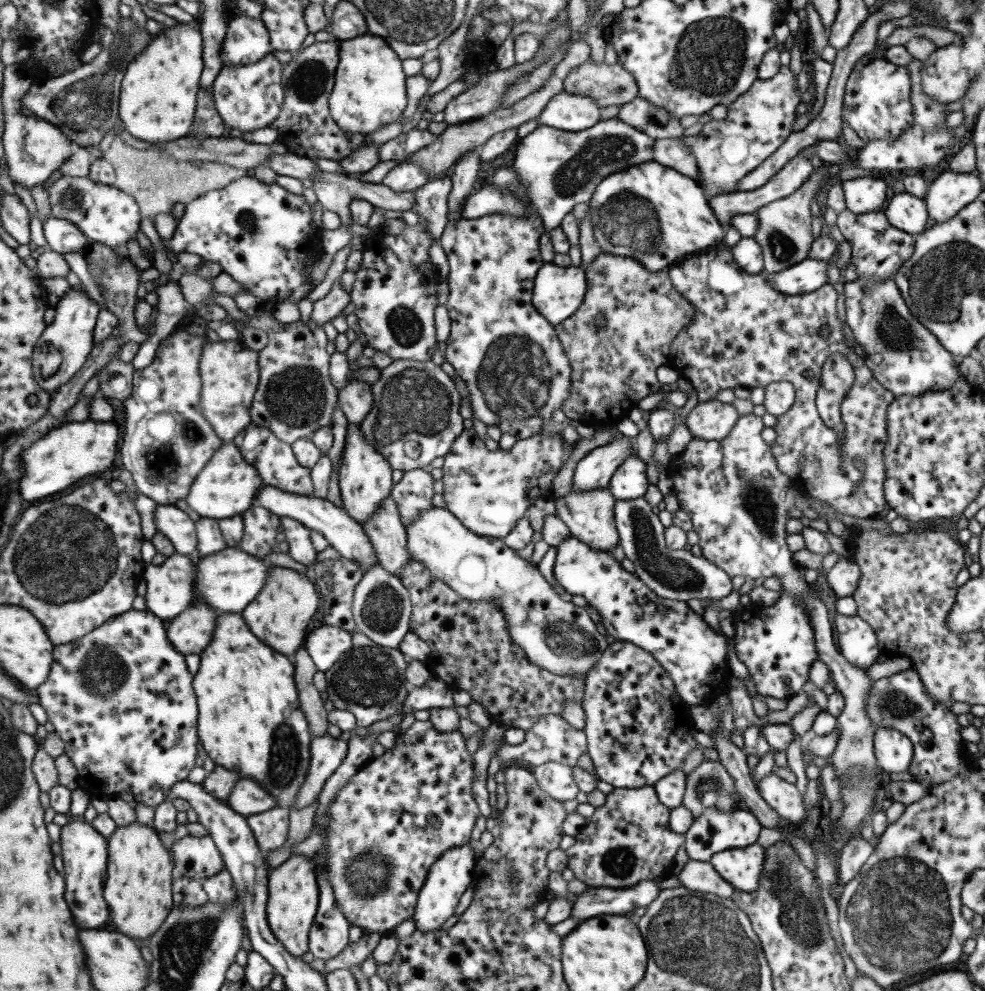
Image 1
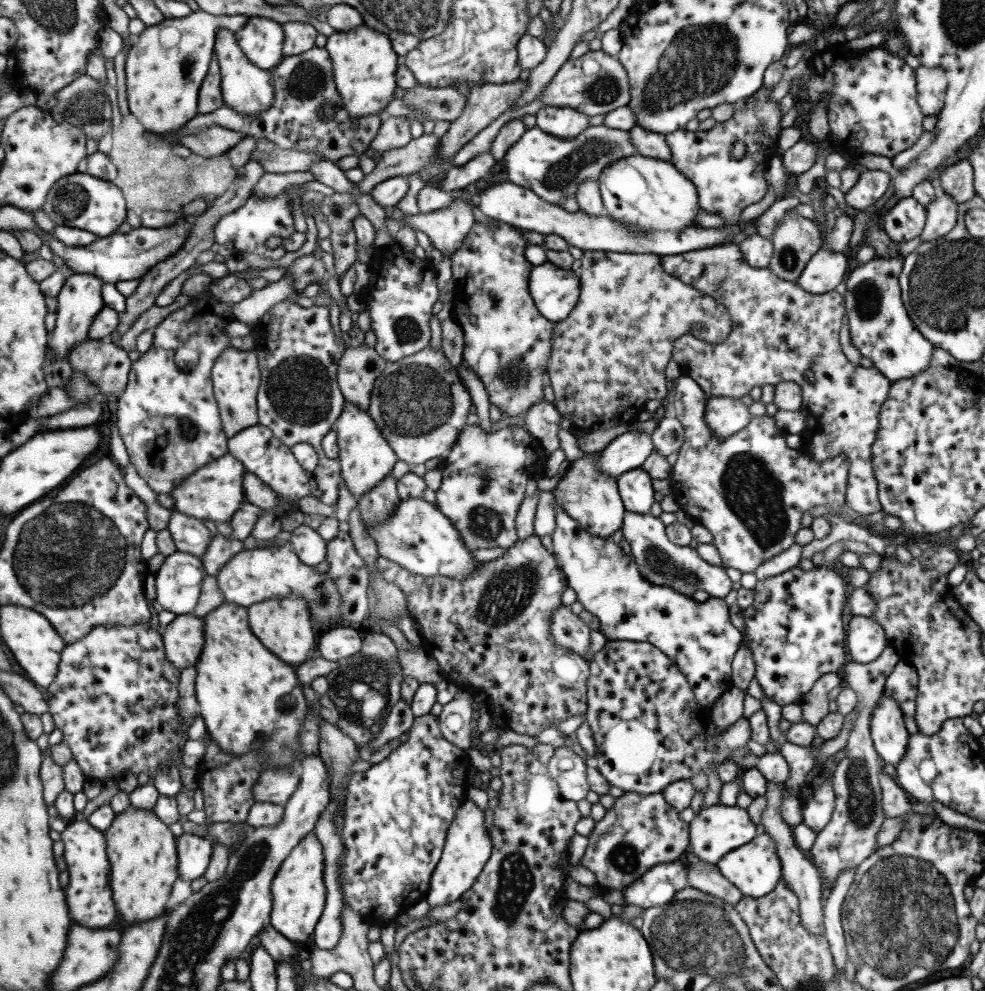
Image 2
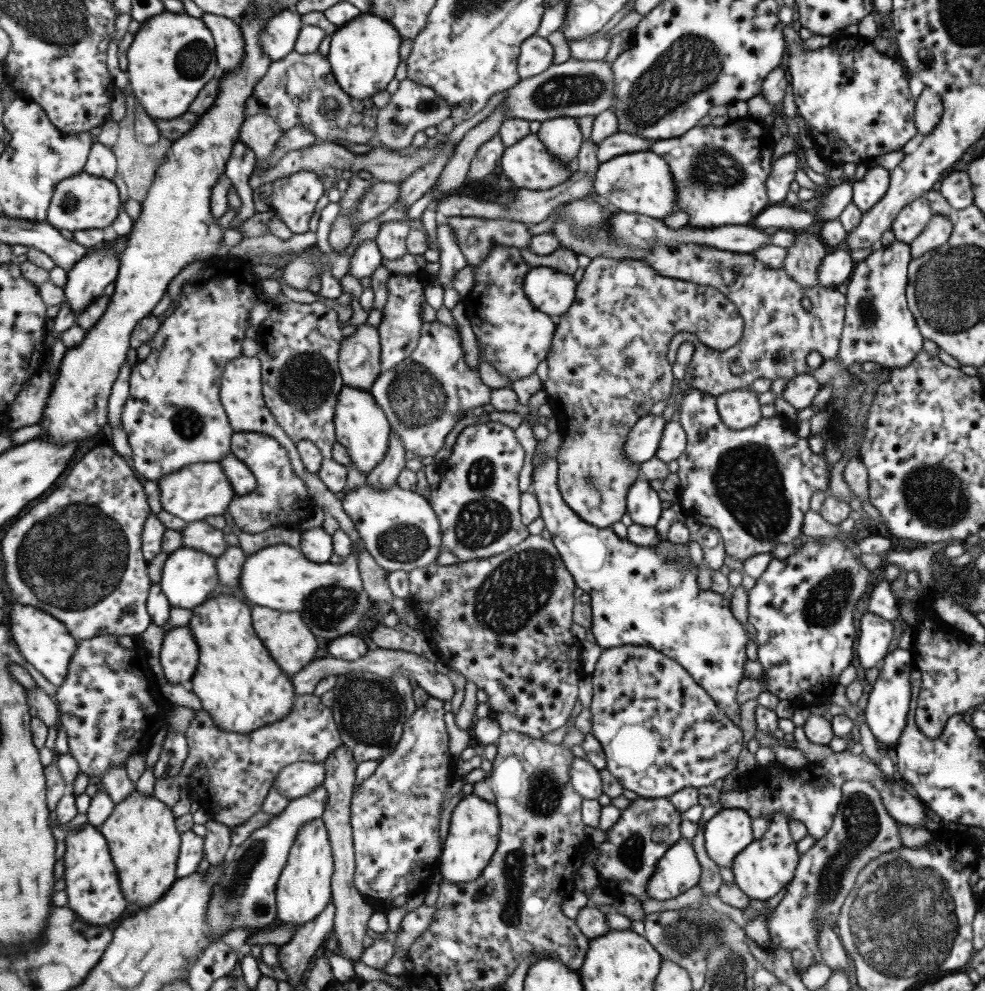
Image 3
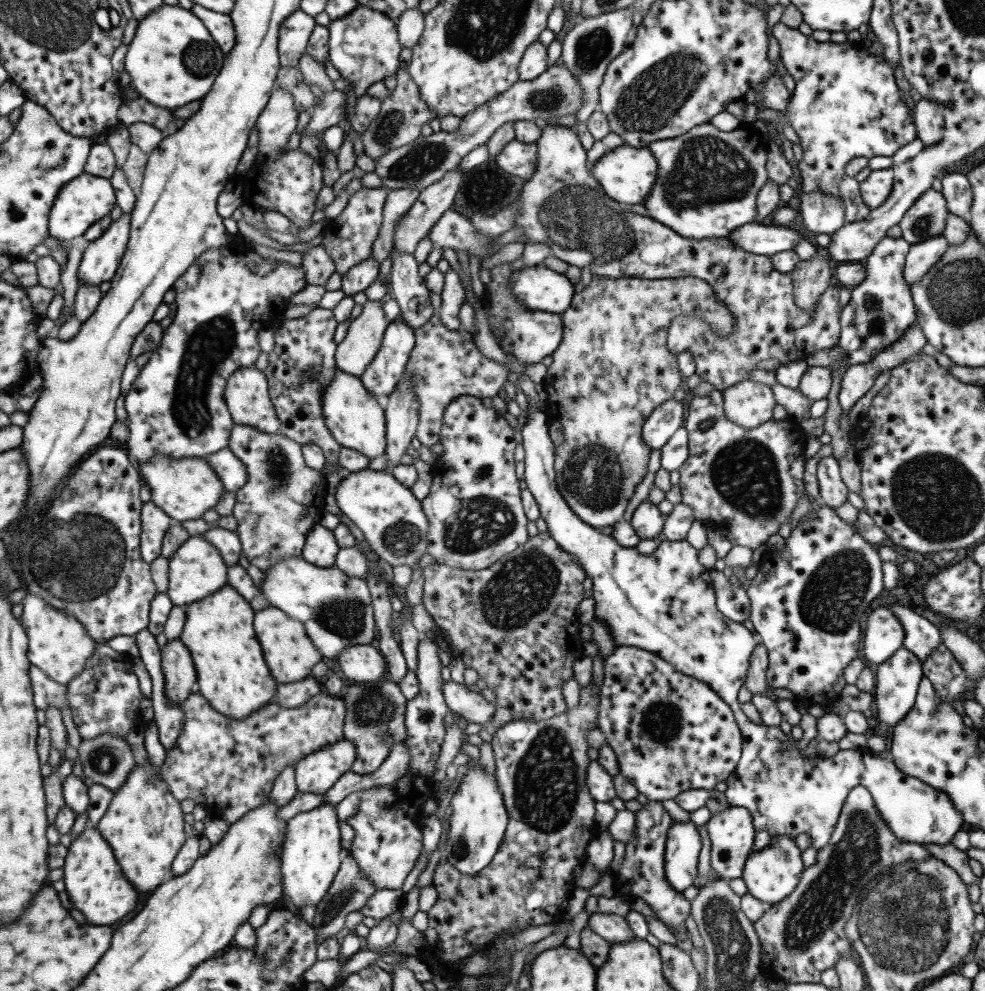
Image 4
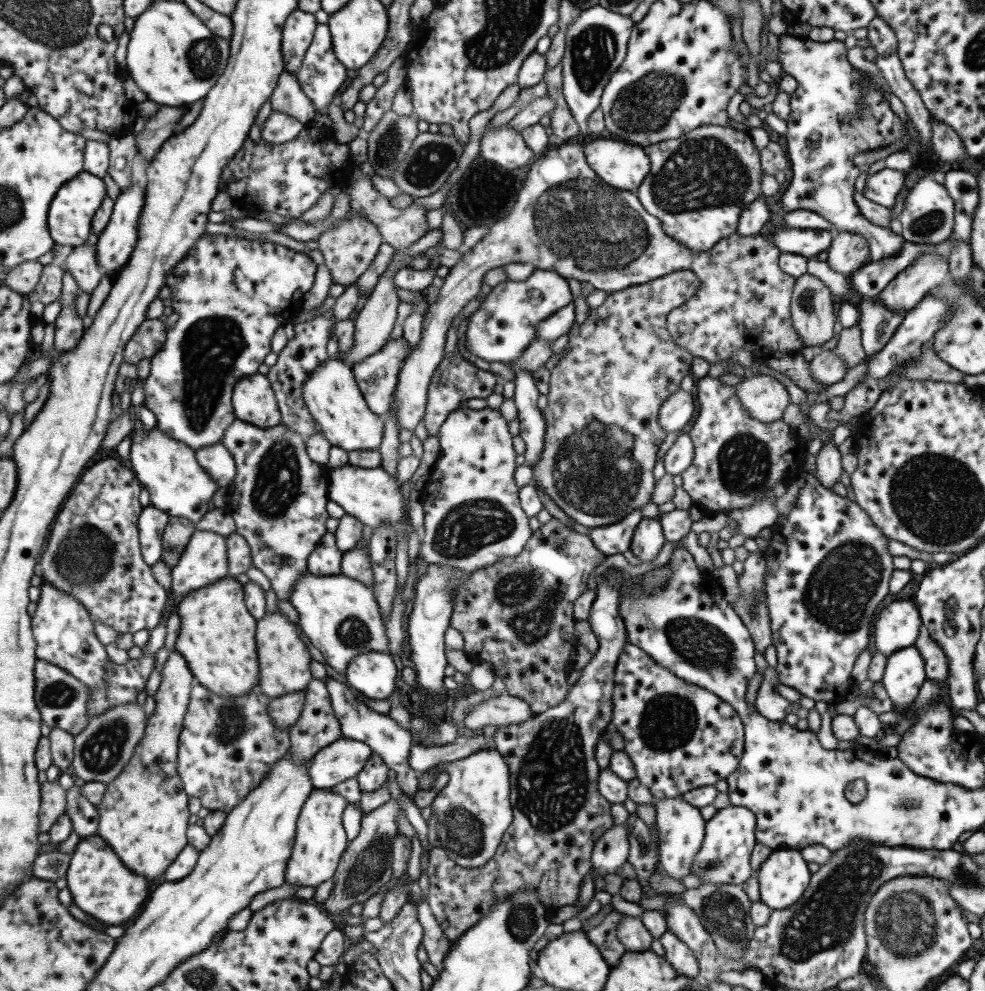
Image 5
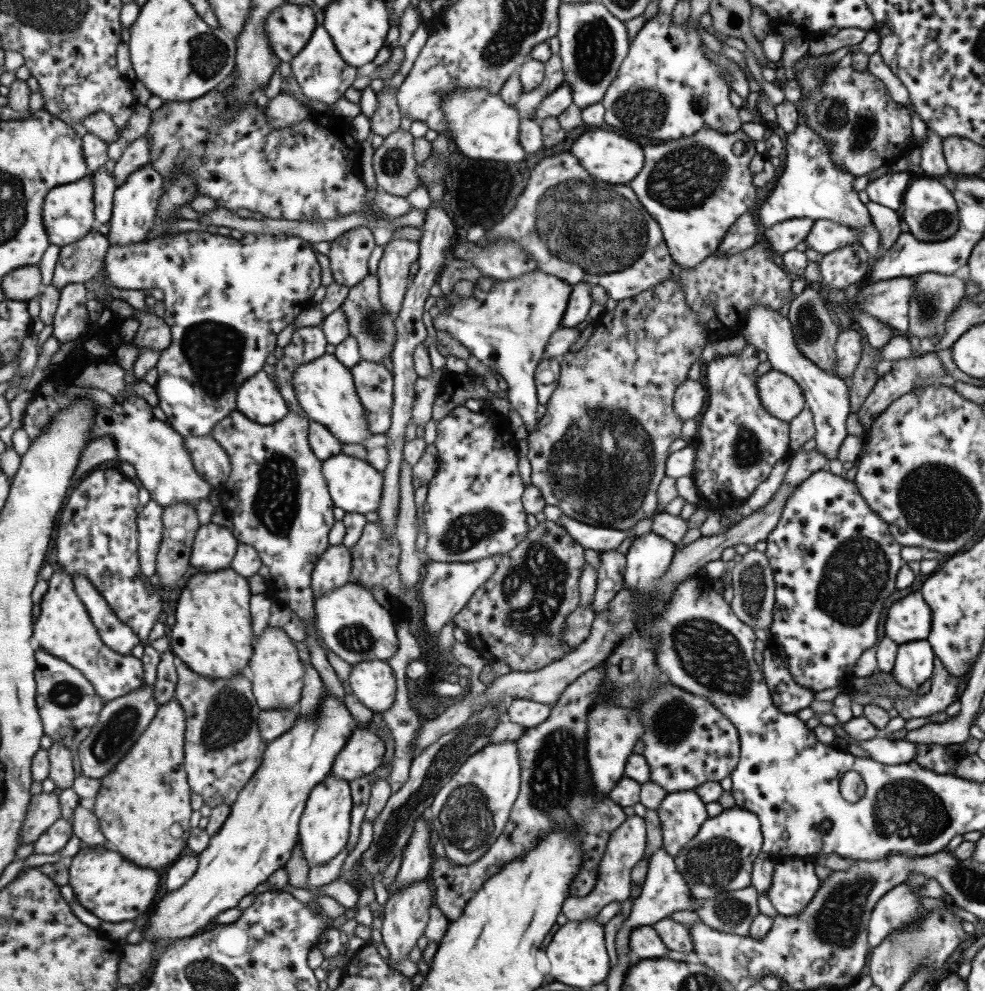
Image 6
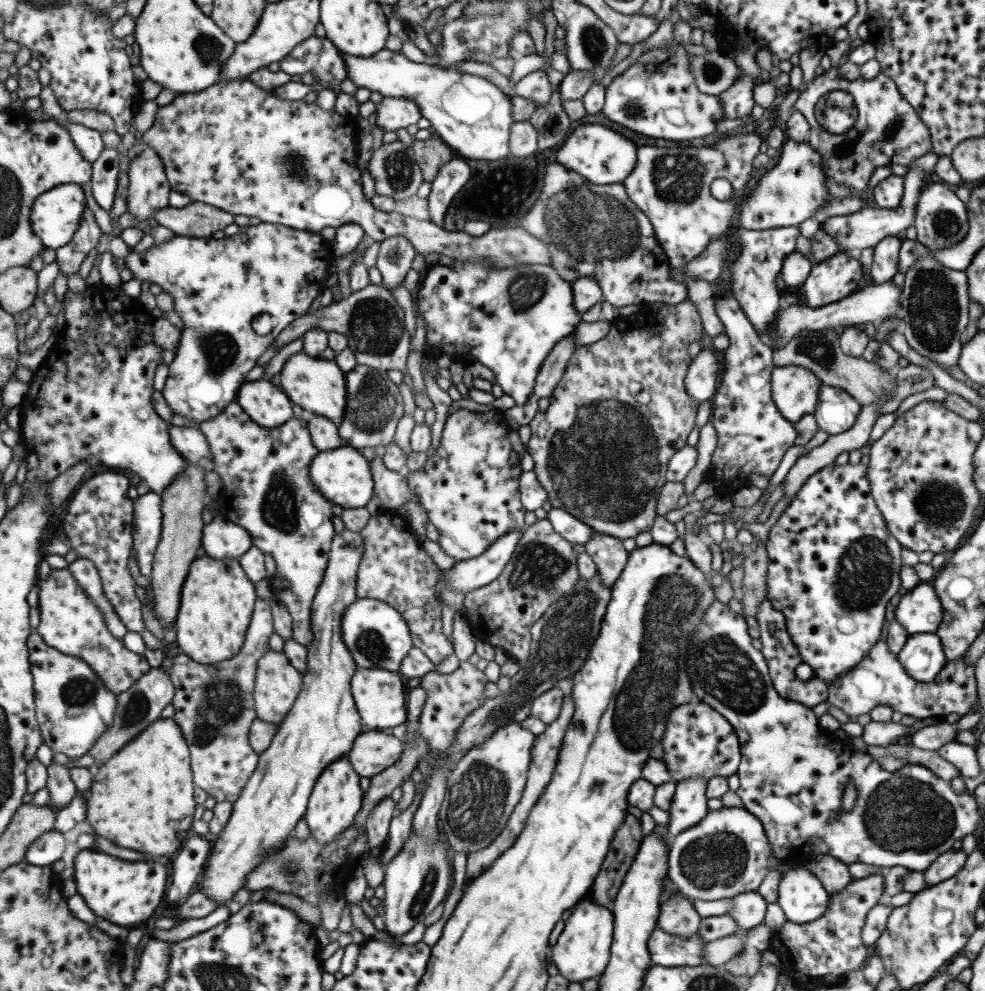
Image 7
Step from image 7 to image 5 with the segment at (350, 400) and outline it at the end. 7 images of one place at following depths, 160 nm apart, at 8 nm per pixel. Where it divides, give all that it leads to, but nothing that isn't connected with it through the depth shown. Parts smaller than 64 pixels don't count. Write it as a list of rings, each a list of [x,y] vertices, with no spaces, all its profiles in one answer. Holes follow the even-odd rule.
[[[401,336],[386,343],[375,354],[352,365],[352,373],[371,412],[383,416],[390,410],[394,388],[408,342]]]

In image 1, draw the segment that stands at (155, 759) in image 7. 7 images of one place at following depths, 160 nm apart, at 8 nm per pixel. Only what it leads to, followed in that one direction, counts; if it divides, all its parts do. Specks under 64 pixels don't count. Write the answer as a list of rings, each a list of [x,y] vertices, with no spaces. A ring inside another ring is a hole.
[[[194,603],[184,613],[170,620],[169,640],[181,654],[201,655],[211,645],[218,612],[208,603]],[[139,822],[129,826],[119,826],[116,833],[108,839],[108,878],[105,884],[105,898],[109,898],[109,908],[113,914],[113,924],[121,933],[129,935],[139,942],[148,941],[164,924],[174,906],[173,868],[176,863],[169,854],[169,849],[163,846],[155,827],[147,827]]]

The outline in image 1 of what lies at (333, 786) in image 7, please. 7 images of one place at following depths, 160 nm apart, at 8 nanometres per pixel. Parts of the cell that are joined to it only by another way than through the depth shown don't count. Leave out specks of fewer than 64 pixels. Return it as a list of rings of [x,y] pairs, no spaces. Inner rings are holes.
[[[291,855],[267,872],[266,921],[273,936],[291,956],[308,957],[308,932],[318,905],[314,865],[304,855]]]

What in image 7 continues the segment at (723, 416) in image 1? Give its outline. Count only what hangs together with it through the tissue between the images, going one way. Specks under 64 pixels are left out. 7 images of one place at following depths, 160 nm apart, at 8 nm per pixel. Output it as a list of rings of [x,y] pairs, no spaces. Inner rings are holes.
[[[803,366],[773,367],[769,379],[770,393],[773,404],[779,414],[789,422],[797,422],[804,414],[813,414],[821,382]]]

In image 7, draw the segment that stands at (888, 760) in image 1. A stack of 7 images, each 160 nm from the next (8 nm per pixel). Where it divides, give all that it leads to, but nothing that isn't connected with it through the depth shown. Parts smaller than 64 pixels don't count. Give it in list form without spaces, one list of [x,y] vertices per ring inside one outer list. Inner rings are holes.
[[[935,633],[909,635],[902,650],[896,655],[905,674],[915,682],[935,680],[947,662],[944,656],[941,642]]]

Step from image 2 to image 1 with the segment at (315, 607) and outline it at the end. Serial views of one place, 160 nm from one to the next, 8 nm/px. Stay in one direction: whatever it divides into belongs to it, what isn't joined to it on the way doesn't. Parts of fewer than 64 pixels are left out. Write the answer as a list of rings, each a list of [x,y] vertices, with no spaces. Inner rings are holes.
[[[227,547],[207,557],[200,557],[196,562],[197,596],[203,596],[210,608],[217,612],[241,612],[268,584],[275,568],[269,561],[256,557],[235,547]]]

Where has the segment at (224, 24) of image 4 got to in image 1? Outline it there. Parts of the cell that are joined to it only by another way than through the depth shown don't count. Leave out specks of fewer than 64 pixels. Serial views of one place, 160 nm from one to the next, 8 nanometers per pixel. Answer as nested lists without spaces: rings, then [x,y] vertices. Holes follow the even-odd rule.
[[[272,54],[251,65],[222,66],[212,82],[213,104],[222,123],[242,133],[259,132],[272,124],[283,105],[282,66]]]

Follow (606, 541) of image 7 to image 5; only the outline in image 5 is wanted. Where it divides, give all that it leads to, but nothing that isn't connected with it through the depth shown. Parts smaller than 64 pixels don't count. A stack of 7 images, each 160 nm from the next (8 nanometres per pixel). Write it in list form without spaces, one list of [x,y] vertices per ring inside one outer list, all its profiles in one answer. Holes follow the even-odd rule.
[[[608,568],[597,579],[597,594],[586,621],[597,639],[598,648],[580,670],[580,677],[568,687],[565,698],[522,723],[497,727],[492,735],[491,748],[501,755],[509,771],[508,799],[512,810],[512,821],[504,830],[495,854],[483,866],[467,869],[449,860],[447,853],[439,845],[433,846],[428,852],[426,875],[429,886],[425,900],[450,945],[470,926],[477,924],[499,898],[515,894],[518,890],[534,890],[538,894],[537,900],[547,911],[573,905],[583,876],[592,870],[590,854],[594,842],[613,826],[610,803],[597,792],[599,768],[594,759],[594,750],[598,738],[606,730],[605,727],[612,717],[613,669],[626,642],[618,602],[620,588],[623,588],[627,577],[621,570]]]

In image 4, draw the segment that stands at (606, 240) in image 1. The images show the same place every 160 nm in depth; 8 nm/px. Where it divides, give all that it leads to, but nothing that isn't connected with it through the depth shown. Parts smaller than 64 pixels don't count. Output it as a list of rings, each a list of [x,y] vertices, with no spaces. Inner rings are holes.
[[[621,145],[605,154],[601,154],[593,164],[591,174],[603,192],[615,202],[623,204],[644,204],[651,187],[653,186],[657,171],[657,162],[647,147],[633,148]]]

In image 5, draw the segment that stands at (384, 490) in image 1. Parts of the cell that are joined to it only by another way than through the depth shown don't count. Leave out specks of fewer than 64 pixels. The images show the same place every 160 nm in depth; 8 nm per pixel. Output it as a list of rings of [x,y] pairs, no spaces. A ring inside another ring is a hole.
[[[337,358],[322,362],[305,379],[301,393],[309,414],[330,446],[338,446],[346,451],[378,448],[383,436],[384,419],[369,410],[355,382],[351,366]]]

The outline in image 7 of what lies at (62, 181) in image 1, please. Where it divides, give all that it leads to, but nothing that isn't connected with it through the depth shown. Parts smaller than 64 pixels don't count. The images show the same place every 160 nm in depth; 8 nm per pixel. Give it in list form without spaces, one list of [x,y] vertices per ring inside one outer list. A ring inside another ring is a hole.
[[[71,183],[56,186],[44,192],[33,205],[31,218],[33,230],[36,230],[46,247],[57,251],[58,248],[69,244],[72,237],[76,236],[85,211],[85,190],[81,188],[80,184]]]

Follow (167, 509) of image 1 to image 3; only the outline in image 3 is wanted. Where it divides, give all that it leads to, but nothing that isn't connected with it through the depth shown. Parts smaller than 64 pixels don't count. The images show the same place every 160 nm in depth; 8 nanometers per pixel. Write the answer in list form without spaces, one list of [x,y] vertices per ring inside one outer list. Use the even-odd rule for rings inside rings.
[[[189,522],[182,531],[184,536],[184,547],[204,551],[215,558],[225,554],[229,545],[223,540],[222,530],[215,530],[207,522]]]

